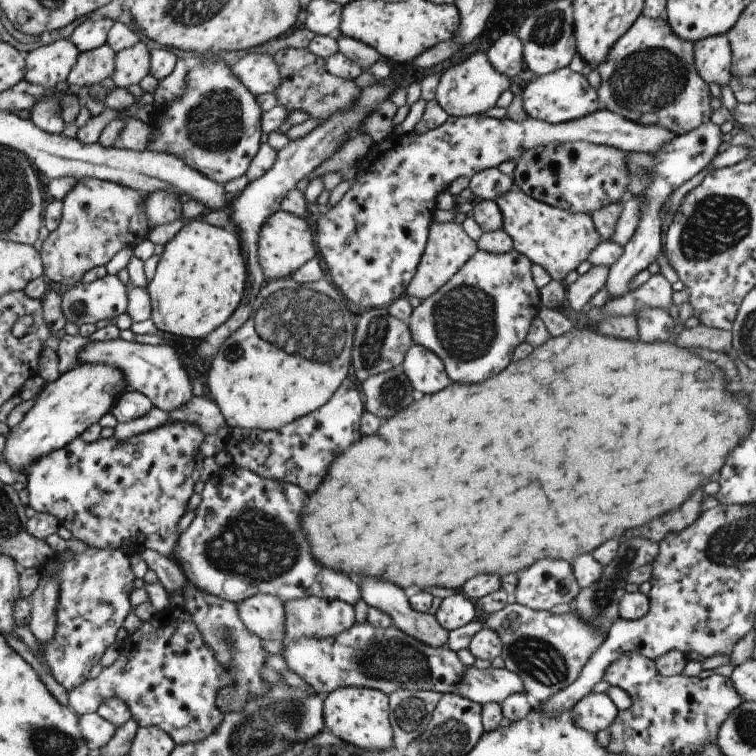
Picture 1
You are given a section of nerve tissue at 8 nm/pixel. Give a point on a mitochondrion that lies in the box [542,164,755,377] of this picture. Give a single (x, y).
(720, 222)

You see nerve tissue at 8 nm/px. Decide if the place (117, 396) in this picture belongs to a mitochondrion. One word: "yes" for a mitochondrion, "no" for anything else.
no

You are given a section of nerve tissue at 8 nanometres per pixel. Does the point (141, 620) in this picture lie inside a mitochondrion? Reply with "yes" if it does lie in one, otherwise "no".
no

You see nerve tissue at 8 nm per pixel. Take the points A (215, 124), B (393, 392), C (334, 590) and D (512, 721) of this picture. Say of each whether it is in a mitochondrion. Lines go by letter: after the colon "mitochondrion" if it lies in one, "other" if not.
A: mitochondrion
B: mitochondrion
C: other
D: other

